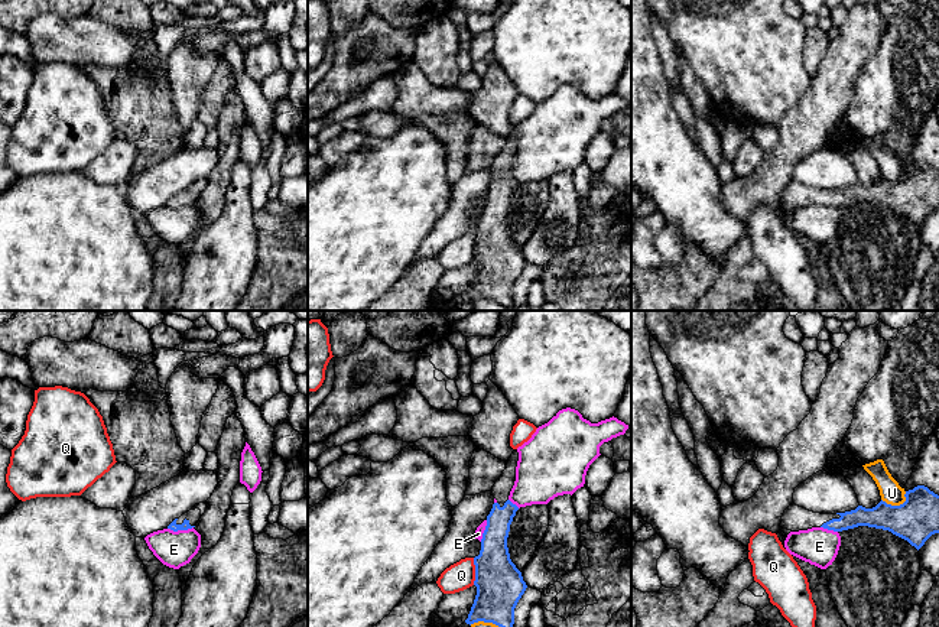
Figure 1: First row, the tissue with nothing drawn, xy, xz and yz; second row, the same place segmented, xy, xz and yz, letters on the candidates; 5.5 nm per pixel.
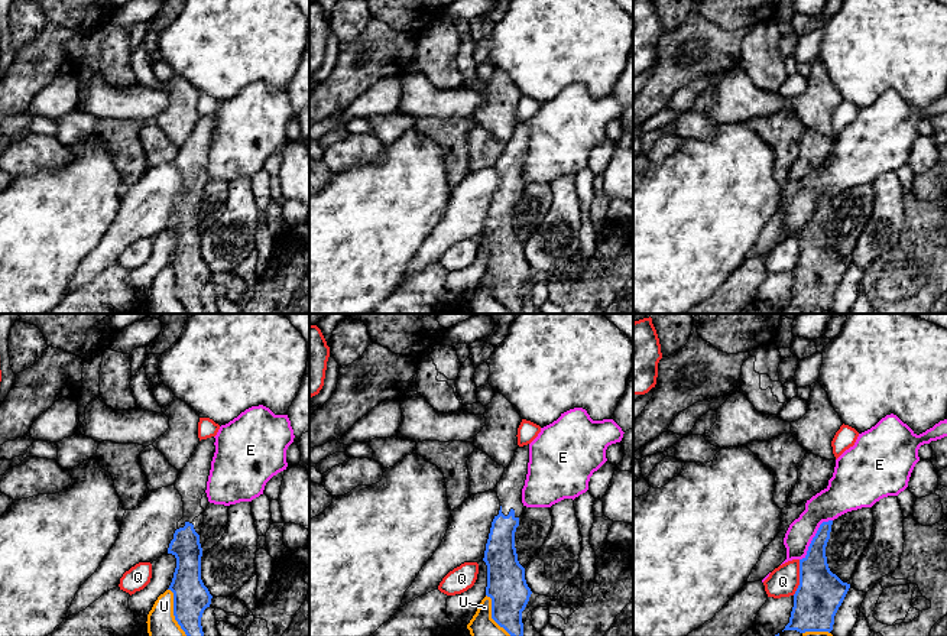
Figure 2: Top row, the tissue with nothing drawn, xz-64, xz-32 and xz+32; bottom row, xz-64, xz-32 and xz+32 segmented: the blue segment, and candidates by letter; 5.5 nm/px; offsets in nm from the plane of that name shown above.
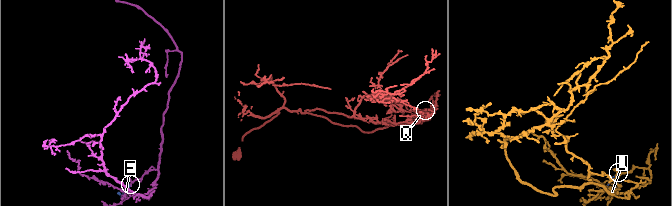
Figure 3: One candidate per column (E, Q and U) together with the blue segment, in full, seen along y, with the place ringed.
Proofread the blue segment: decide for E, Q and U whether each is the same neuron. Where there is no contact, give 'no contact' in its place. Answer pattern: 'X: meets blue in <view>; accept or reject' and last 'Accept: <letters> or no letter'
E: meets blue in xy; reject
Q: meets blue in xz; reject
U: meets blue in yz; reject
Accept: no letter

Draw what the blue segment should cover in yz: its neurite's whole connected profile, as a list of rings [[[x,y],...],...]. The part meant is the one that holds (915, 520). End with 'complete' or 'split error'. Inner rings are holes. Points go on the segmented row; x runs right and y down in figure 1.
[[[925,485],[906,491],[906,501],[891,506],[880,501],[873,509],[858,506],[855,510],[822,514],[792,503],[782,516],[782,529],[792,532],[823,527],[842,532],[858,526],[888,530],[907,540],[917,550],[935,533],[939,533],[939,496]]]; split error

